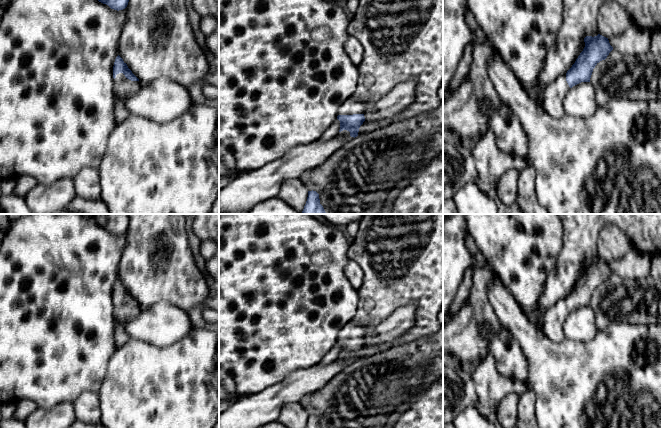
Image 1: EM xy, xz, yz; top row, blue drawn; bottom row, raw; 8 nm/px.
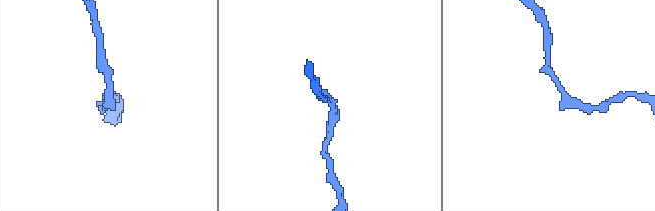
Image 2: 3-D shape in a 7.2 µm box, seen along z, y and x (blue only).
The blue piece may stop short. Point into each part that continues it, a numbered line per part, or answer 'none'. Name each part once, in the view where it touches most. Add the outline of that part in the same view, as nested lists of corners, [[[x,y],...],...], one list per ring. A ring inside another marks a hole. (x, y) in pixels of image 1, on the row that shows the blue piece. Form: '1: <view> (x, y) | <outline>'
1: xy (122, 86) | [[[123,73],[116,75],[114,79],[113,92],[117,97],[115,105],[115,117],[117,122],[122,122],[132,115],[126,109],[126,97],[140,90],[142,83],[140,81],[131,81],[125,77]]]

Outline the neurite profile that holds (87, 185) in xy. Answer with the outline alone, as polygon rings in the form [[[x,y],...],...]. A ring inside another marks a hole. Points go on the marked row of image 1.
[[[84,168],[72,179],[77,196],[87,200],[101,200],[98,169]]]

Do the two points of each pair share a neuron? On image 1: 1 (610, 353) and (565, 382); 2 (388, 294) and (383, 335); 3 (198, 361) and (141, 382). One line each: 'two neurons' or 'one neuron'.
1: one neuron
2: two neurons
3: one neuron

